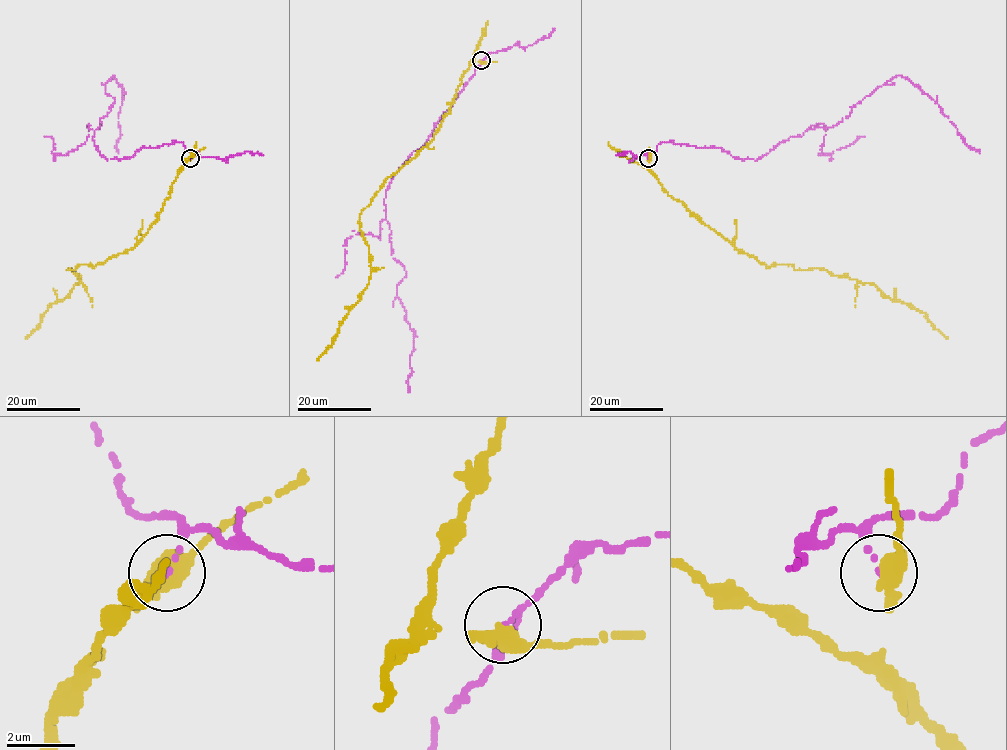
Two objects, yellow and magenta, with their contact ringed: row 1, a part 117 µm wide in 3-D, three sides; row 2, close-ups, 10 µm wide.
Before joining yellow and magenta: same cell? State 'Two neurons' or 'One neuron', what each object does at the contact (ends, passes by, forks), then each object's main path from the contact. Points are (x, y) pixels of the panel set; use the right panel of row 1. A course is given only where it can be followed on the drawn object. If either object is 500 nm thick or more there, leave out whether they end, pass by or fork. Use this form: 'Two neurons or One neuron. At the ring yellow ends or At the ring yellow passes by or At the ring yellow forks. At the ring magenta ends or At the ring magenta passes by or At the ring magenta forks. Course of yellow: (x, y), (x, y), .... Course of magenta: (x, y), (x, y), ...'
Two neurons. At the ring yellow passes by. At the ring magenta ends. Course of yellow: (649, 158), (663, 189), (735, 248), (766, 267), (823, 268), (873, 283), (893, 300), (923, 312), (948, 338). Course of magenta: (648, 158), (658, 144), (672, 141), (756, 160), (791, 137), (835, 126), (897, 75), (936, 101), (980, 152)

